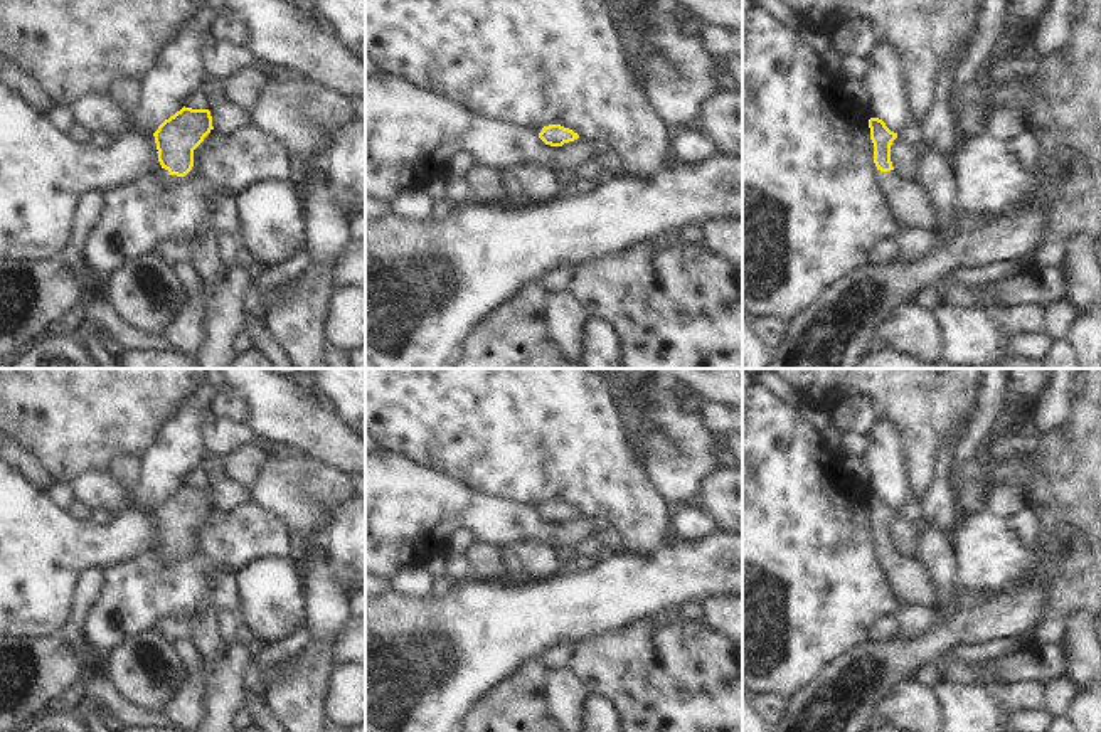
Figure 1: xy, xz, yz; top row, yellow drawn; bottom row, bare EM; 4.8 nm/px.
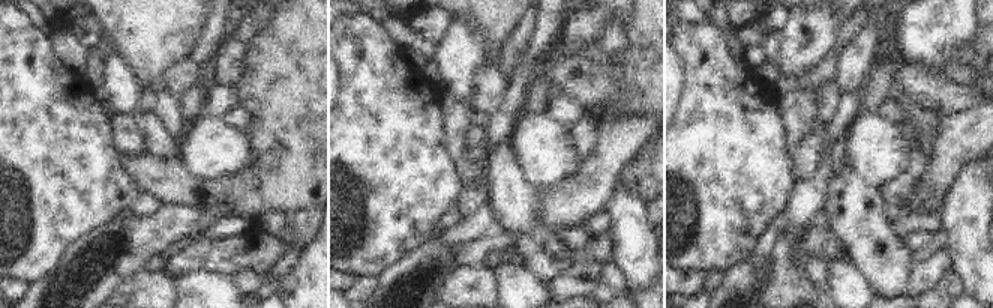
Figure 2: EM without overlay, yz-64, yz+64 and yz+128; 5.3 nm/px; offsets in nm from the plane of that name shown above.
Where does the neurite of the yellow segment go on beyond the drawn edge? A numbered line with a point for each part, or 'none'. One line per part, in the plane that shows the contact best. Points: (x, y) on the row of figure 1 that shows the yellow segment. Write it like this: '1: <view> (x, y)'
1: yz (909, 202)

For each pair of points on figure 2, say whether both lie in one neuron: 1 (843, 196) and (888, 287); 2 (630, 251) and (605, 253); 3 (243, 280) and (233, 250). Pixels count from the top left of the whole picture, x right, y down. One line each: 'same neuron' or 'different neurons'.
1: same neuron
2: different neurons
3: different neurons

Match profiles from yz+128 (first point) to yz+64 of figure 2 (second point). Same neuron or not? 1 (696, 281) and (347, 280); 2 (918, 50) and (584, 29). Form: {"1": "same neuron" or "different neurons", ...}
{"1": "same neuron", "2": "same neuron"}

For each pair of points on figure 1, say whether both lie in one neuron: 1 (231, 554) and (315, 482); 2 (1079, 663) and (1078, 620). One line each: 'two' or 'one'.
1: two
2: one

